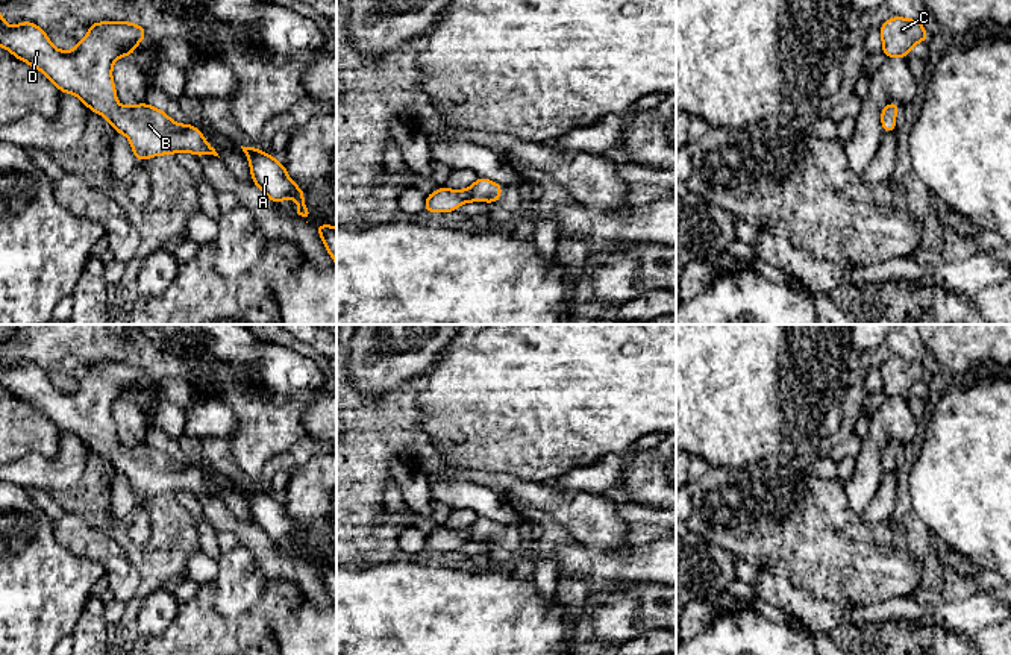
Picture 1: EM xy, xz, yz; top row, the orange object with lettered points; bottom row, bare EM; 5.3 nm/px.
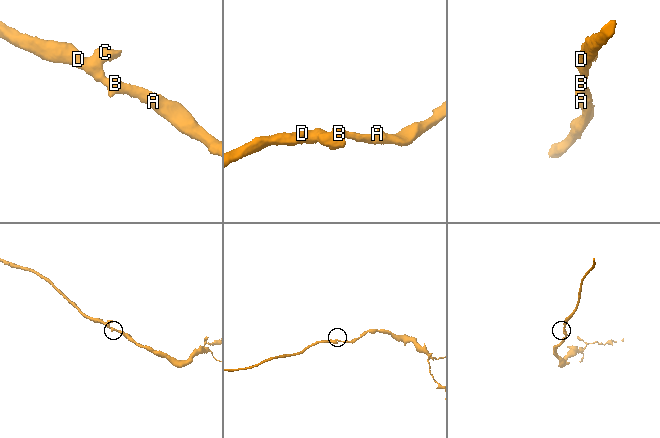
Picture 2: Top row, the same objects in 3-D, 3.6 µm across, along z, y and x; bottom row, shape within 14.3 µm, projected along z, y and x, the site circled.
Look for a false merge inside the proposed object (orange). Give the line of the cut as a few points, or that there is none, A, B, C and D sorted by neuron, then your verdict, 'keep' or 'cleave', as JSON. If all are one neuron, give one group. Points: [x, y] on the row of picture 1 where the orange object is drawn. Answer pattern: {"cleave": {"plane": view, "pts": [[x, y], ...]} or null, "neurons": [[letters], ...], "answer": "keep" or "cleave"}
{"cleave": null, "neurons": [["A", "B", "C", "D"]], "answer": "keep"}

